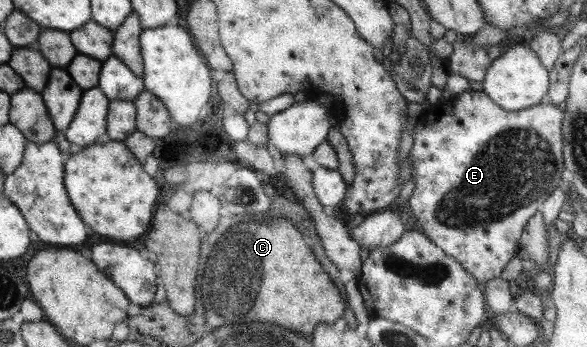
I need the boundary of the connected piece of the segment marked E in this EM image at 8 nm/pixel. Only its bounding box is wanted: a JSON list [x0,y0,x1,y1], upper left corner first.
[407,90,565,284]

